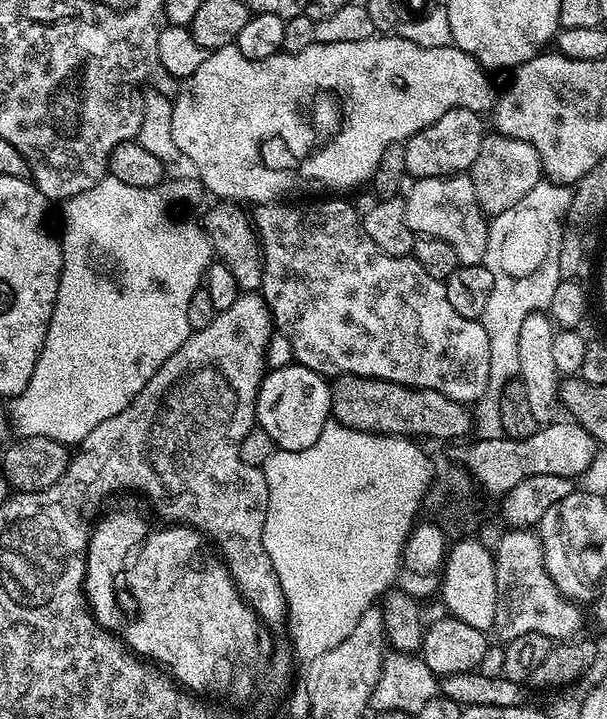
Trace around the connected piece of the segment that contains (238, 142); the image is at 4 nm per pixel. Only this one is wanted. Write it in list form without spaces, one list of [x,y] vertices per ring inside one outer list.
[[[377,34],[368,39],[367,42],[362,44],[317,44],[313,43],[310,46],[307,46],[304,50],[299,50],[297,53],[288,53],[286,51],[279,51],[275,56],[270,58],[262,58],[261,60],[251,60],[246,58],[246,54],[242,54],[242,50],[238,50],[235,46],[229,46],[227,48],[218,48],[212,51],[209,51],[204,57],[202,66],[198,66],[198,70],[194,70],[192,76],[187,77],[186,82],[180,88],[180,93],[177,96],[174,96],[174,103],[172,105],[173,110],[173,138],[174,142],[177,143],[177,148],[180,151],[181,157],[187,158],[190,163],[196,167],[195,175],[198,177],[201,185],[205,189],[208,188],[210,191],[216,195],[216,198],[219,198],[224,202],[245,202],[244,200],[249,200],[249,205],[255,206],[258,204],[267,204],[269,202],[279,201],[281,198],[287,197],[284,196],[287,192],[296,192],[299,188],[329,188],[329,193],[332,194],[344,194],[344,191],[347,188],[352,188],[351,190],[359,189],[361,186],[367,185],[373,174],[375,173],[375,168],[379,164],[379,159],[382,158],[382,152],[386,150],[388,146],[392,143],[401,143],[405,140],[409,140],[414,134],[418,134],[418,130],[422,130],[426,126],[430,126],[430,122],[438,122],[438,118],[442,118],[442,114],[446,114],[452,108],[469,108],[475,112],[481,114],[488,114],[495,109],[496,101],[498,99],[497,89],[492,89],[492,80],[488,76],[489,73],[486,71],[484,65],[479,64],[475,58],[470,54],[466,54],[461,48],[455,46],[449,46],[447,48],[427,48],[426,46],[418,46],[417,44],[410,44],[406,38],[402,38],[399,34]]]

